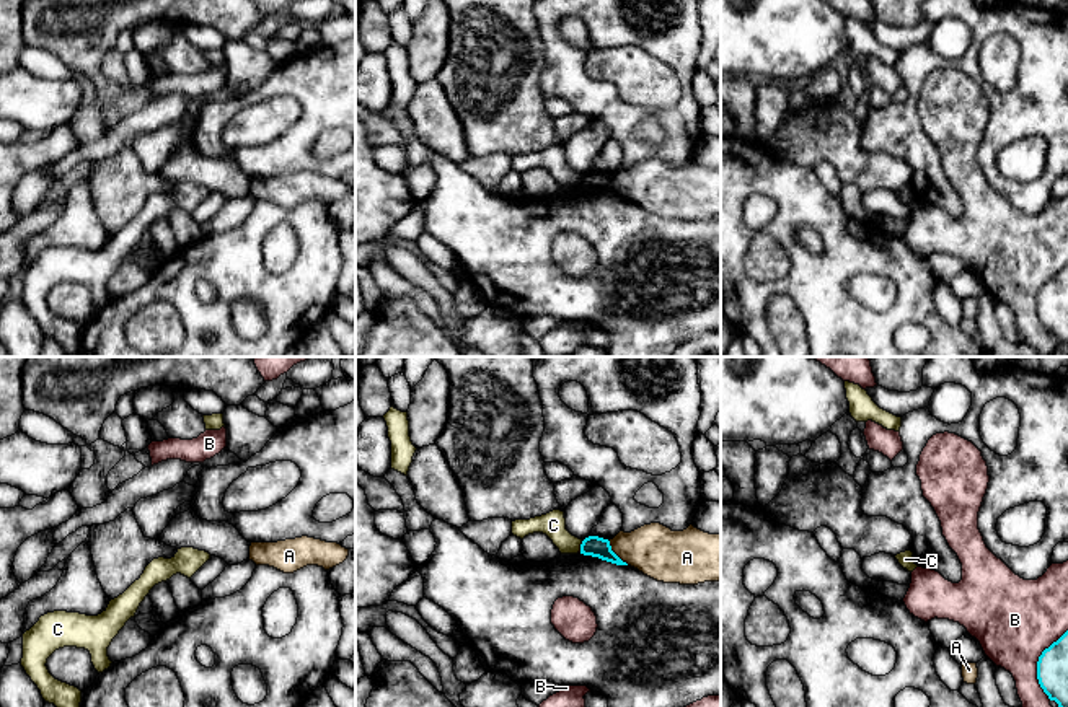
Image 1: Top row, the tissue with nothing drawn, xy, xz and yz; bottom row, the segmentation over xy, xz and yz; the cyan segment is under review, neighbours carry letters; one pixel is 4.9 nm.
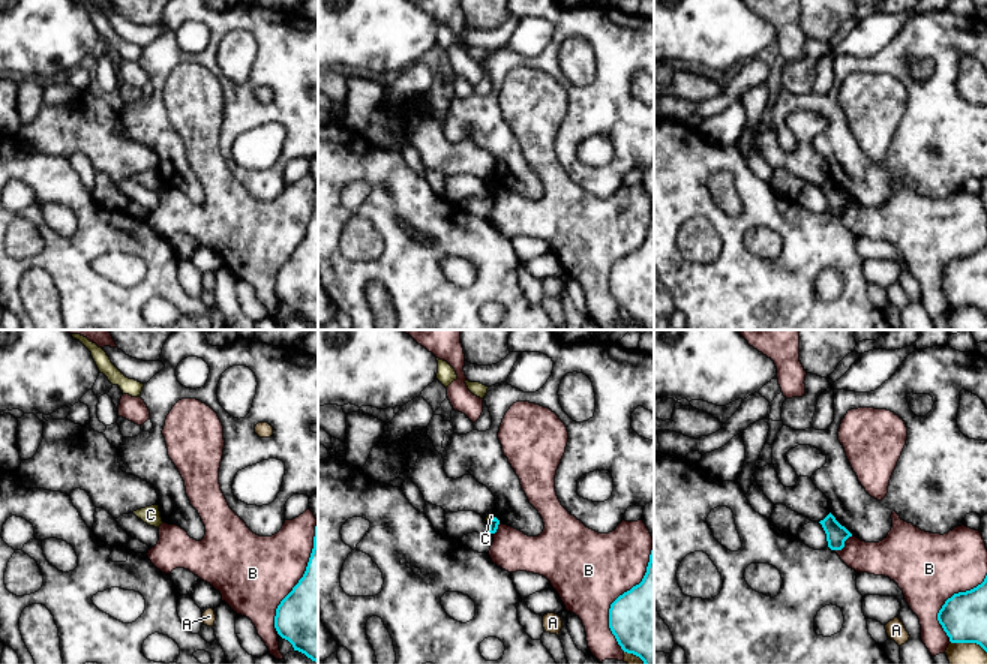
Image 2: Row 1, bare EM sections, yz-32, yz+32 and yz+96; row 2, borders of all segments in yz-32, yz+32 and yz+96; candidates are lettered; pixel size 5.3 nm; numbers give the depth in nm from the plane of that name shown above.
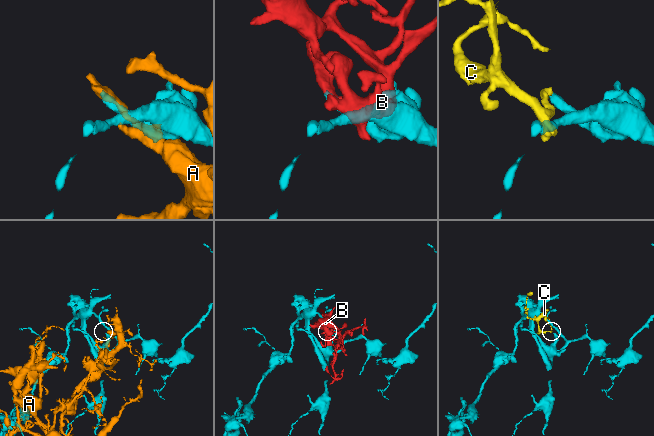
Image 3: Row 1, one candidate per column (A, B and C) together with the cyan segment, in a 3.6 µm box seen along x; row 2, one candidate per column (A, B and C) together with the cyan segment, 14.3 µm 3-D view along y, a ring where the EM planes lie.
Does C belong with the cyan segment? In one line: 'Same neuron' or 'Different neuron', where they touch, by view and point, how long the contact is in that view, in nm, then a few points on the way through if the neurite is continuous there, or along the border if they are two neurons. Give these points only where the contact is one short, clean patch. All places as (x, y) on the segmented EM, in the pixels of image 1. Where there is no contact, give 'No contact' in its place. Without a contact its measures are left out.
Different neuron. Touches cyan at xz (581, 546). Shared border 60 nm. Boundary: xz (582, 541), (579, 551)

